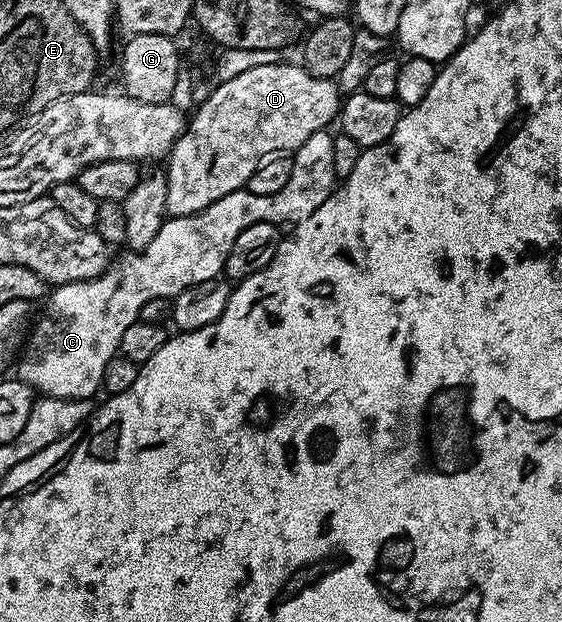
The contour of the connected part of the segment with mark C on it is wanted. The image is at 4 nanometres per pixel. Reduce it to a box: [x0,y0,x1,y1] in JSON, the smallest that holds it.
[17,129,337,399]

